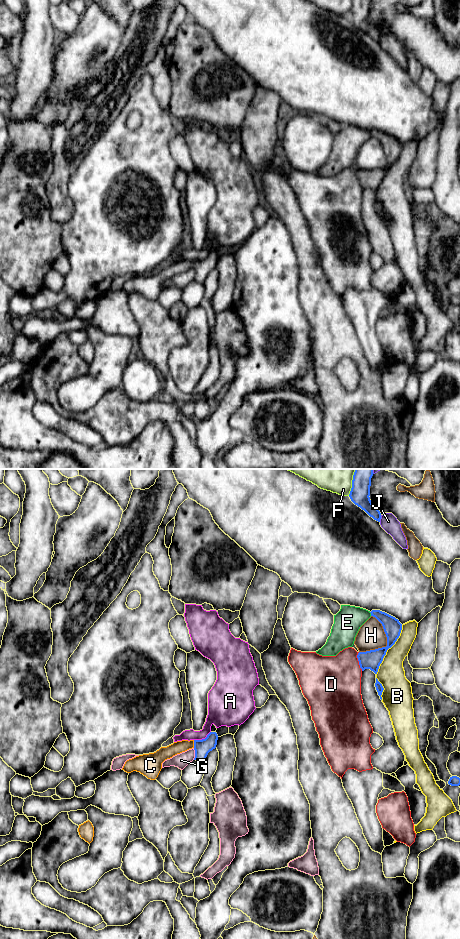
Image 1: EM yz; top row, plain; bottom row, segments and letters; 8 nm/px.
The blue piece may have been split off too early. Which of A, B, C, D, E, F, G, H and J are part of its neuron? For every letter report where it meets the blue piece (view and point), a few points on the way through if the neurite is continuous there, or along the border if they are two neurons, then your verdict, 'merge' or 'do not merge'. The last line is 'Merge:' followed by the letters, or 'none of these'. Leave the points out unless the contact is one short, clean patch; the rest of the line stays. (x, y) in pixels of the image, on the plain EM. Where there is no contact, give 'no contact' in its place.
A: meets blue in yz at (202, 259); do not merge
B: meets blue in yz at (387, 169); do not merge
C: meets blue in yz at (194, 264); runs through yz (202, 267), (194, 264), (178, 267); merge
D: meets blue in yz at (358, 180); do not merge
E: meets blue in yz at (371, 134); do not merge
F: meets blue in yz at (351, 8); do not merge
G: meets blue in yz at (195, 274); border along yz (193, 268), (194, 279); do not merge
H: meets blue in yz at (387, 163); do not merge
J: meets blue in yz at (380, 38); do not merge
Merge: C

